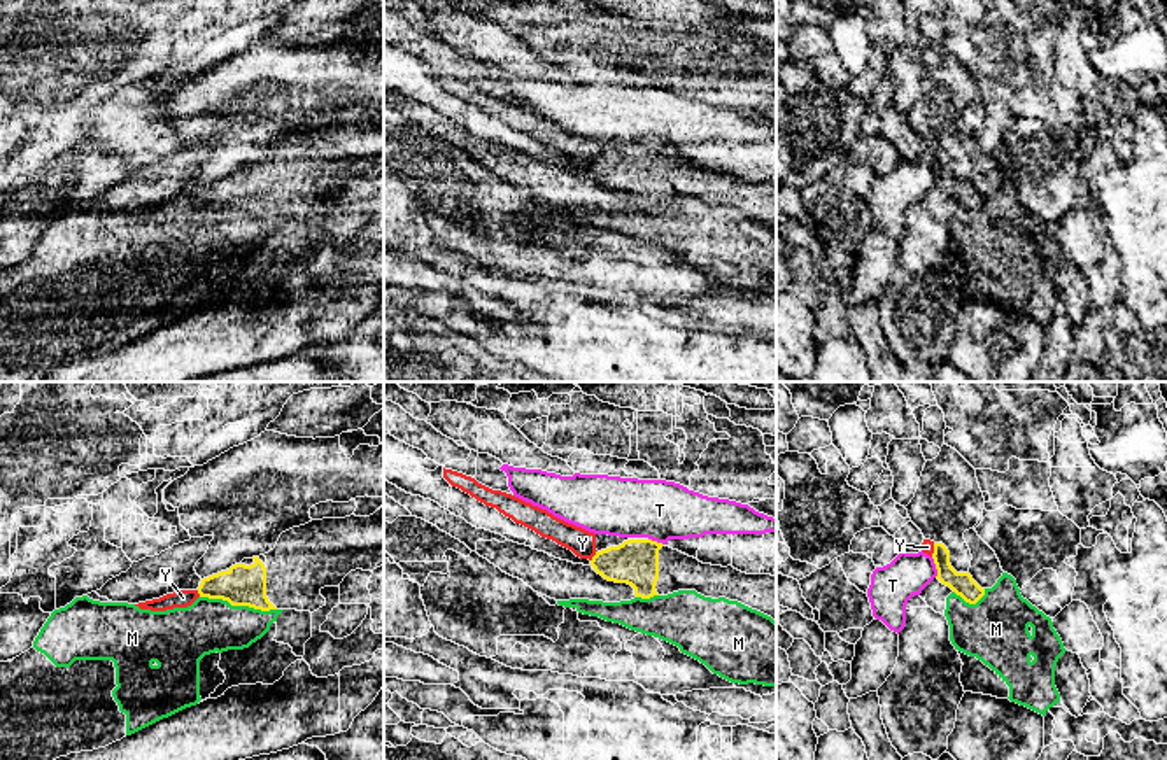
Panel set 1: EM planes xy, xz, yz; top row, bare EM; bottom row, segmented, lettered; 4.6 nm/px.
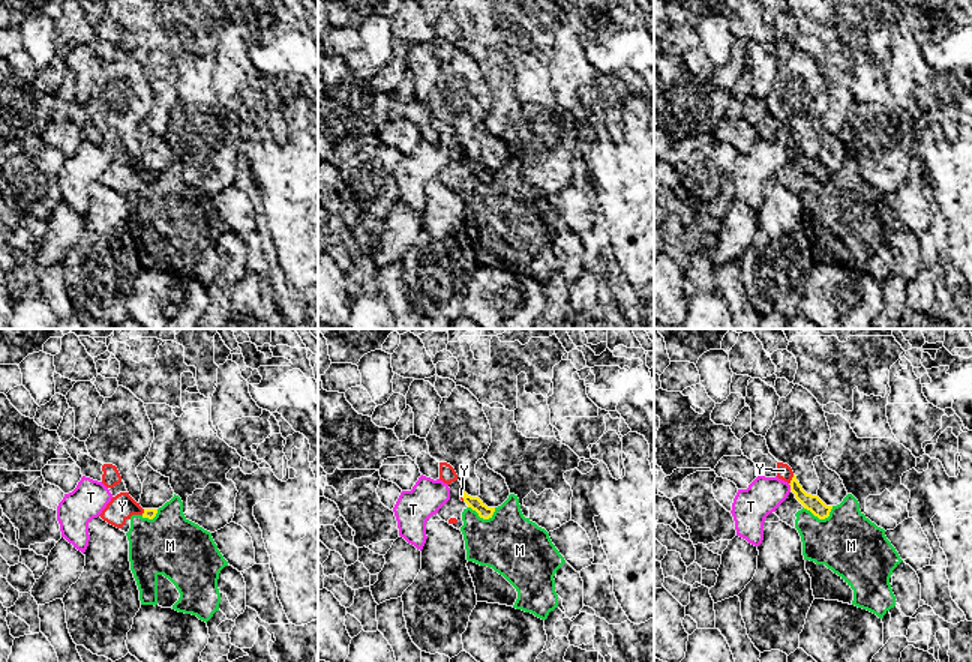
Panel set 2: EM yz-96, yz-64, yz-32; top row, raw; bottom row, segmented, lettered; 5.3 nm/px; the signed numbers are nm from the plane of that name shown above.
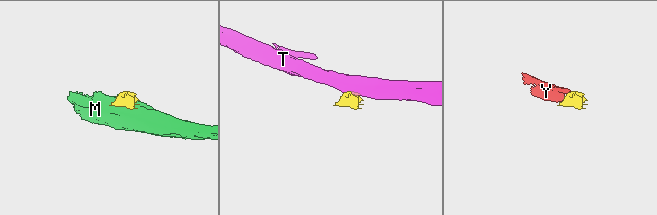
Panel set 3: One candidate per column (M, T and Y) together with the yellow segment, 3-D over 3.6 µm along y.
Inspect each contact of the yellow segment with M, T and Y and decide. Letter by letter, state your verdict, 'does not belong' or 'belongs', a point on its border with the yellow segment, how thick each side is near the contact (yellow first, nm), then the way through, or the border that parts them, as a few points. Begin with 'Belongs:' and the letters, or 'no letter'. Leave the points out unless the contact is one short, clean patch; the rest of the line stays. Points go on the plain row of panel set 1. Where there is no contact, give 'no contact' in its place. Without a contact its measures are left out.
Belongs: Y
M: does not belong; meets yellow in xy at (239, 212); 190 nm thick on the yellow side, 240 nm on the other
T: does not belong; meets yellow in yz at (936, 175); 110 nm thick on the yellow side, 200 nm on the other; border along yz (931, 165), (936, 184)
Y: belongs; meets yellow in xz at (594, 163); 200 nm thick on the yellow side, 120 nm on the other; runs through xz (636, 168), (594, 163), (582, 151)

